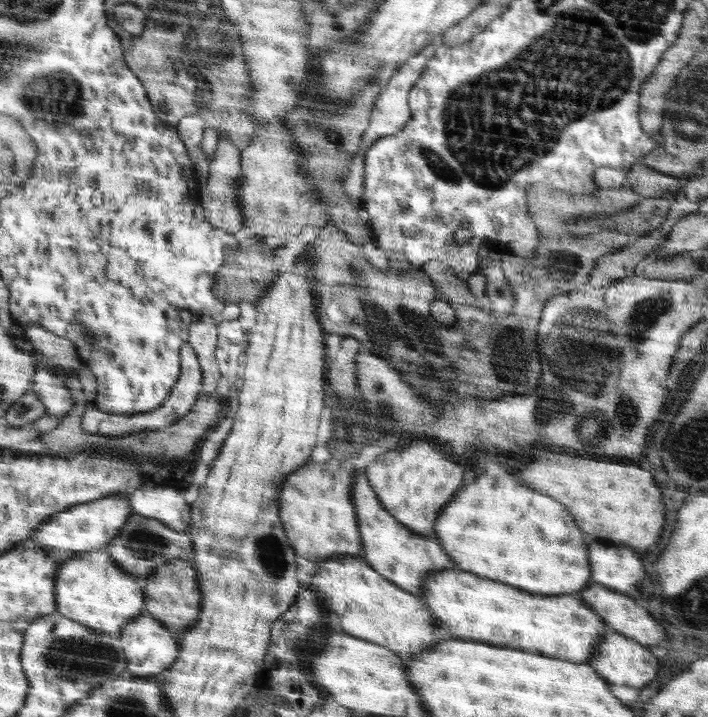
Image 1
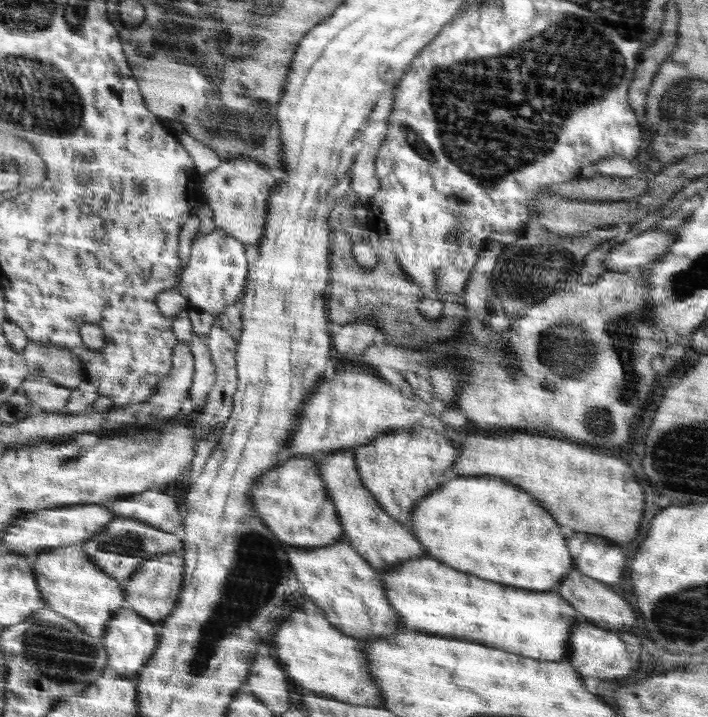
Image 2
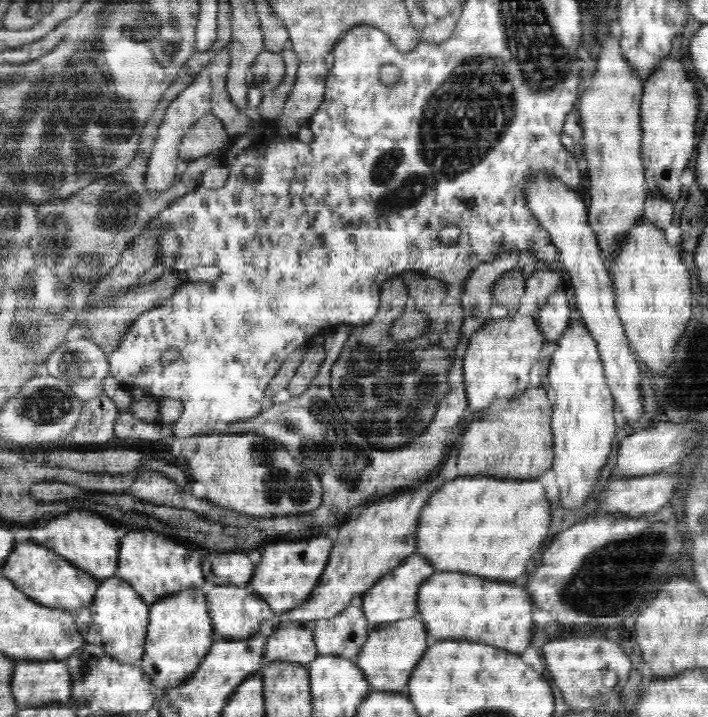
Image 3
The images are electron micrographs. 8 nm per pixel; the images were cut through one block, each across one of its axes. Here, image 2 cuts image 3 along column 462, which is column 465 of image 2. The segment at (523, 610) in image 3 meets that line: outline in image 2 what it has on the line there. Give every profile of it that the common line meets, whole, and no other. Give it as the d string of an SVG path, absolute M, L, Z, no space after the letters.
M430 556L420 557L412 561L406 561L404 564L400 564L389 571L379 572L381 578L384 579L386 591L388 591L388 597L390 600L394 600L392 604L397 609L397 613L401 615L401 624L404 628L419 628L428 634L444 635L447 637L456 637L457 639L469 639L470 641L482 642L488 644L488 646L502 646L504 650L510 650L514 654L526 654L528 658L542 658L542 660L560 660L560 658L568 658L568 640L570 640L570 632L574 626L578 626L576 622L585 621L579 614L576 607L574 607L566 599L558 596L558 594L552 594L552 592L526 592L526 588L504 588L496 582L486 582L482 578L478 578L478 575L470 575L469 573L456 570L454 567L446 566L445 563L440 563L439 559L433 559Z

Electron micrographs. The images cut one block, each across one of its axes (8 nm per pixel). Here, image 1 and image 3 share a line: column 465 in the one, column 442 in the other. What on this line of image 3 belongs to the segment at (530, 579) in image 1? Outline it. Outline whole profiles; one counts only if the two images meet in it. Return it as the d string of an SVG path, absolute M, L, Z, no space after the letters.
M490 475L458 477L444 483L440 494L428 498L427 506L420 512L419 526L416 526L415 552L424 554L437 571L464 570L464 573L506 582L526 572L528 560L533 560L532 556L542 548L548 536L550 520L550 503L540 480L502 480Z

